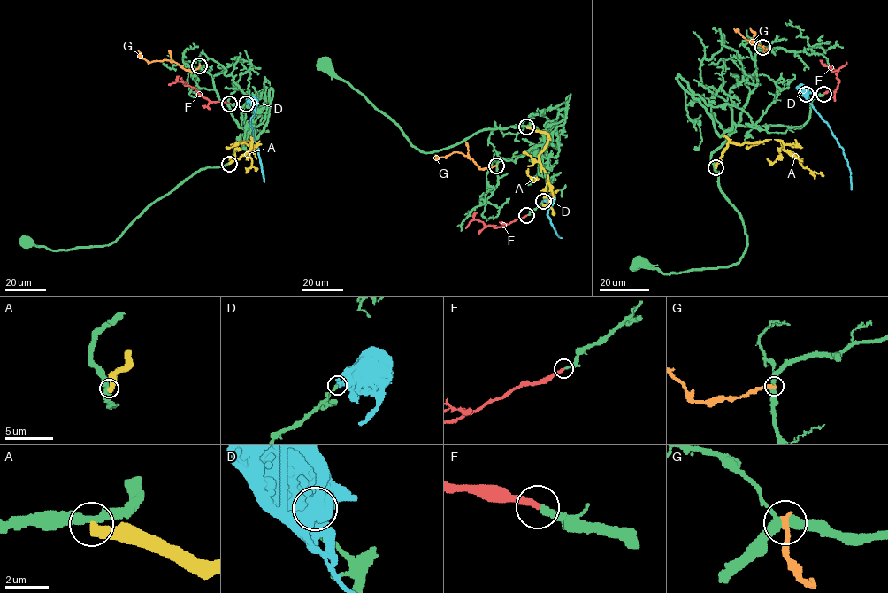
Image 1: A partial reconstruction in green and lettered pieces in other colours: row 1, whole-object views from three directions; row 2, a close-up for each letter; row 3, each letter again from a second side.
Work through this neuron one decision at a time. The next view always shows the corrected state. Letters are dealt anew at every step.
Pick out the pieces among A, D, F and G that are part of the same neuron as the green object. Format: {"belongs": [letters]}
{"belongs": ["F"]}

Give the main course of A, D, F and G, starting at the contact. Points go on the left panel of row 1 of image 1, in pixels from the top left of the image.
A: (229, 164), (249, 149), (250, 144), (241, 143), (250, 141), (248, 152), (251, 167), (256, 171)
D: (246, 103), (249, 103), (254, 111), (250, 126), (264, 181)
F: (229, 103), (210, 102), (181, 81), (168, 85)
G: (199, 65), (193, 71), (185, 70), (170, 60), (150, 62), (141, 57), (138, 50)

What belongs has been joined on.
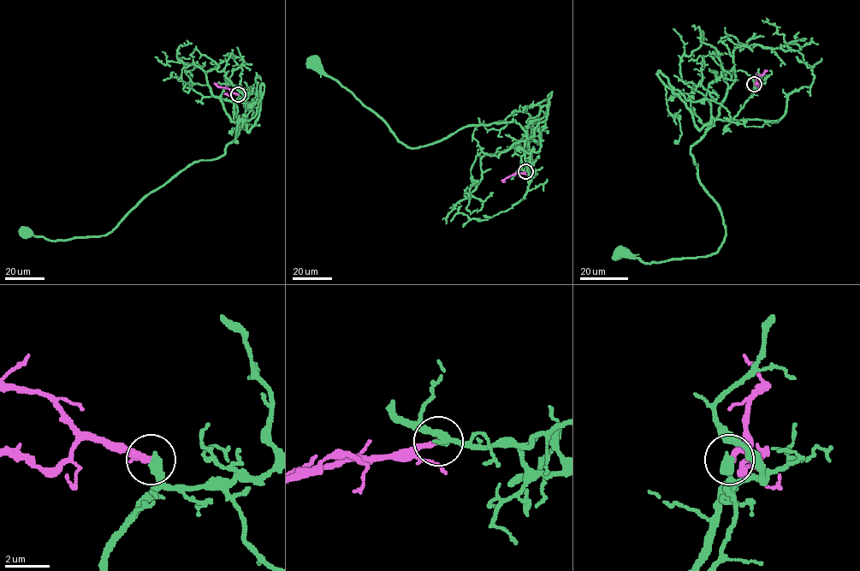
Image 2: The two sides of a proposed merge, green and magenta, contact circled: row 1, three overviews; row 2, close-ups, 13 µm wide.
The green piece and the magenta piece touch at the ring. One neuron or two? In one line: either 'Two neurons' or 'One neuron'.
One neuron

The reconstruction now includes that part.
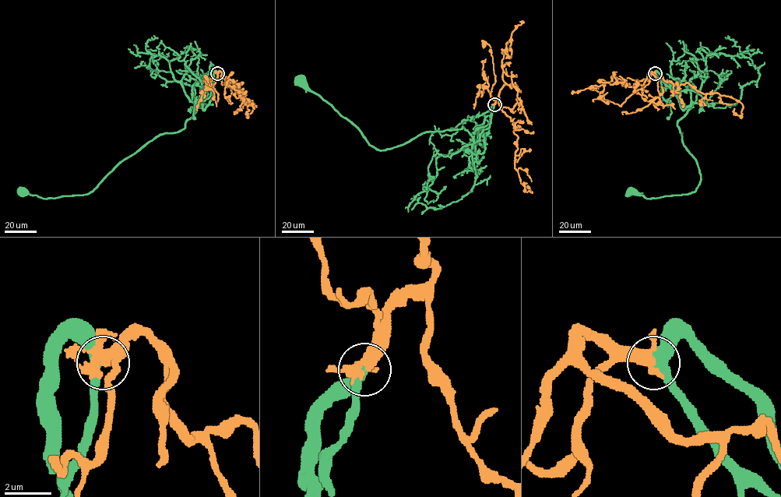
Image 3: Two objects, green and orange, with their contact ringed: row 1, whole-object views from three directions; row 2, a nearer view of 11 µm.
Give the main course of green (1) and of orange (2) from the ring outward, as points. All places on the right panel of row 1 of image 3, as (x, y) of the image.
1: (655, 73), (688, 107), (677, 125), (700, 181), (688, 194), (656, 198), (631, 188)
2: (655, 73), (705, 94), (733, 98), (742, 103), (742, 114), (734, 108)

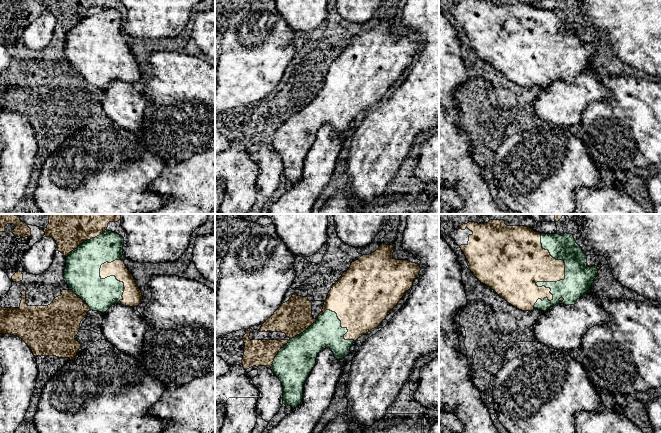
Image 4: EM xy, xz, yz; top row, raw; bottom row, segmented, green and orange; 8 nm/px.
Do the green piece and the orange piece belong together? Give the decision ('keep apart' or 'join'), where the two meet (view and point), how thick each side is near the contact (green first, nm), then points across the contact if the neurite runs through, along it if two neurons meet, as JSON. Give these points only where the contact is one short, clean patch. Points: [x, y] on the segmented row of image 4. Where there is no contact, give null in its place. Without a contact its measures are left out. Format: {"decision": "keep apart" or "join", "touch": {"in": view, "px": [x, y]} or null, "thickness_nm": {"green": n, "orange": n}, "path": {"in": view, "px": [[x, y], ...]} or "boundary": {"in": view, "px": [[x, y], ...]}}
{"decision": "join", "touch": {"in": "yz", "px": [553, 282]}, "thickness_nm": {"green": 220, "orange": 320}}

